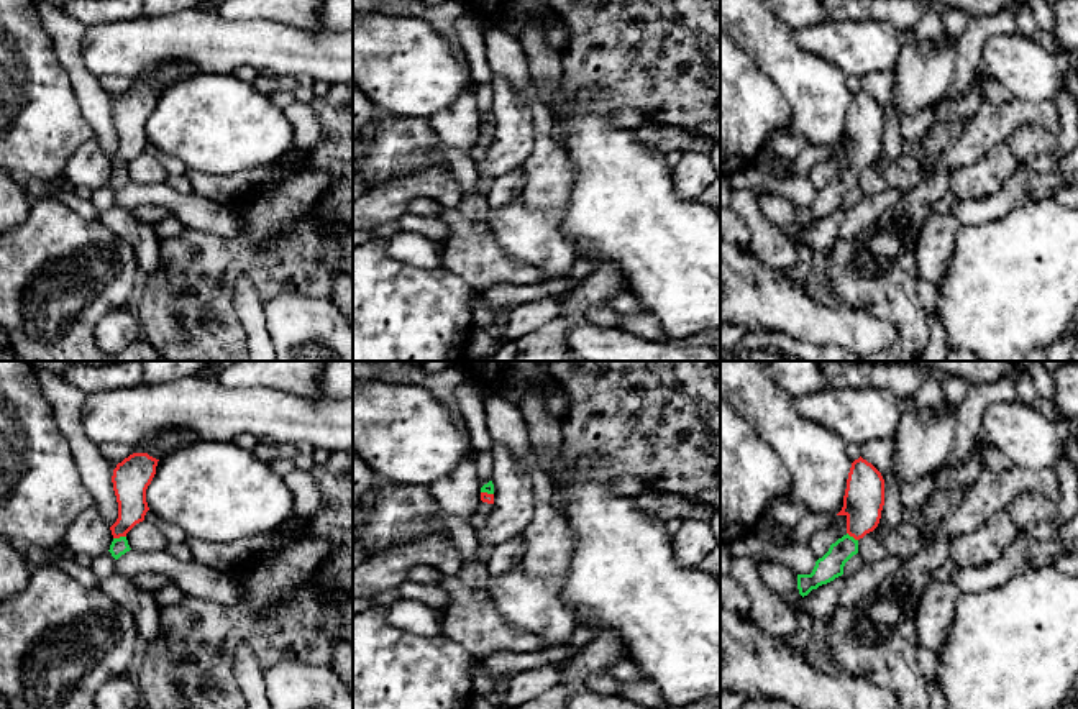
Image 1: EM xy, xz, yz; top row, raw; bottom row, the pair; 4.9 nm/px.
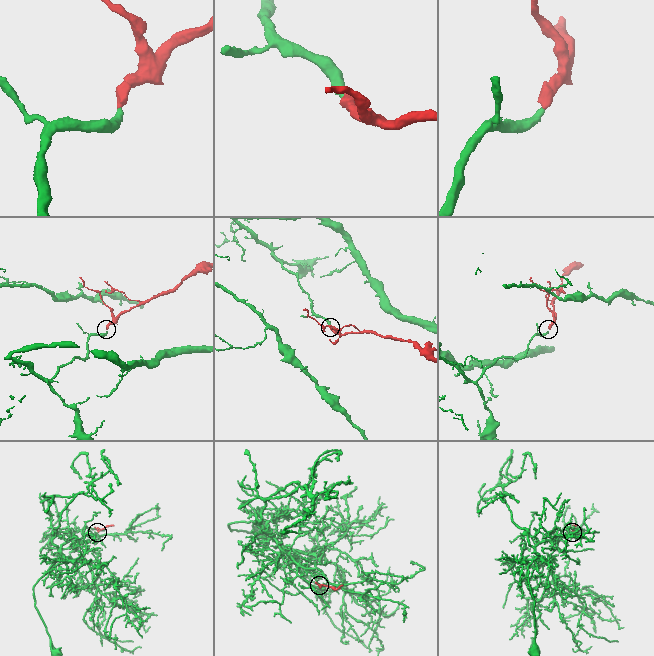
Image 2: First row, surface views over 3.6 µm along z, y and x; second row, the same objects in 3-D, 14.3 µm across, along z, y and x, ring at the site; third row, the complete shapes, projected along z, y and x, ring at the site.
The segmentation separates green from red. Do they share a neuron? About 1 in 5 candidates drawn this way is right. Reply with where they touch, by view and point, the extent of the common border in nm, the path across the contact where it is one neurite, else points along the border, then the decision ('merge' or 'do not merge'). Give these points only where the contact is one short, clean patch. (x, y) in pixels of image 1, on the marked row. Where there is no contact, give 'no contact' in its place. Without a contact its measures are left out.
xy (120, 537) | 70 nm | across xy (118, 547), (120, 537), (130, 488) | merge

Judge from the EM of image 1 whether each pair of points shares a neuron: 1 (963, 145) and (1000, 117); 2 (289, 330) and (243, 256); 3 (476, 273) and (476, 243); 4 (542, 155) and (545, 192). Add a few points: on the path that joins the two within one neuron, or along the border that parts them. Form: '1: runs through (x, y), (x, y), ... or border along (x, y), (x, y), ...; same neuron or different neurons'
1: runs through (972, 143), (991, 123); same neuron
2: border along (309, 299), (299, 294), (278, 294), (264, 302); different neurons
3: runs through (476, 266), (476, 250); same neuron
4: runs through (545, 164), (545, 182); same neuron

